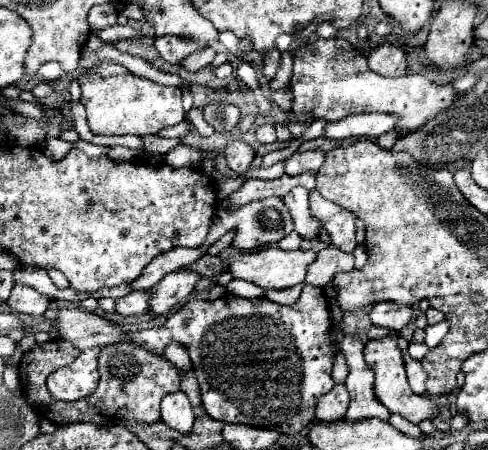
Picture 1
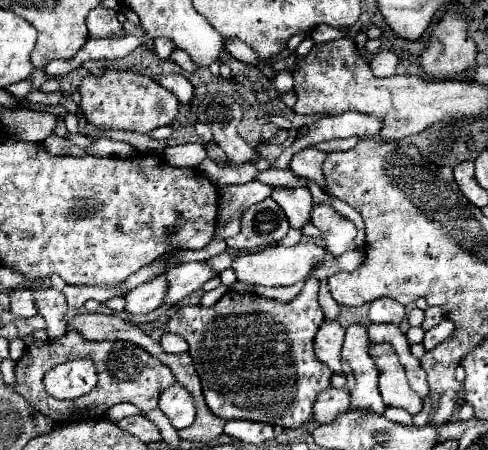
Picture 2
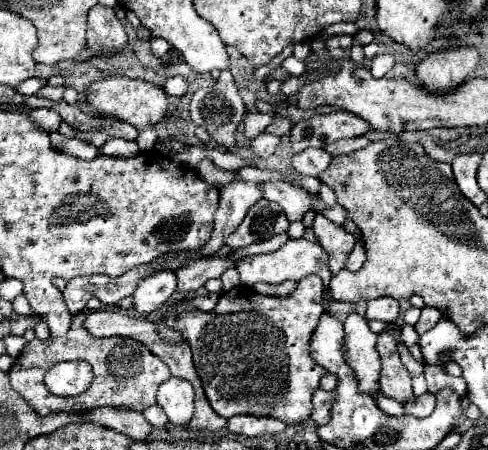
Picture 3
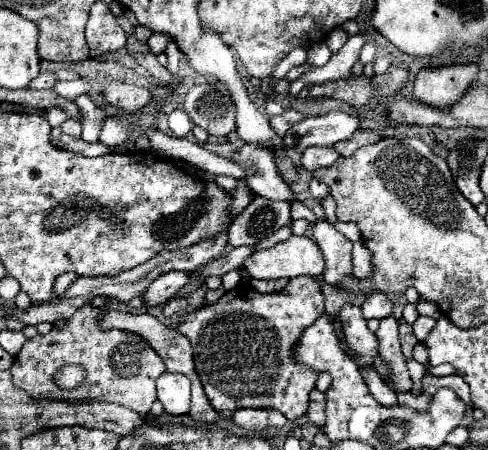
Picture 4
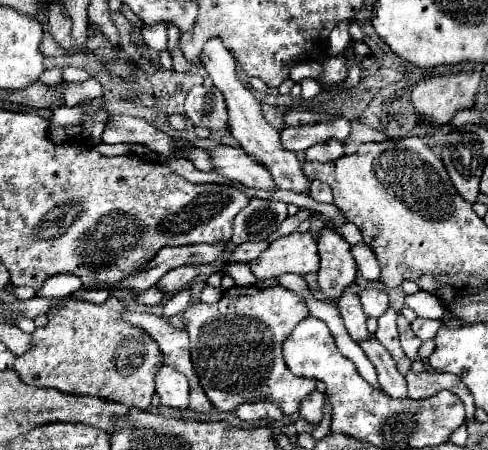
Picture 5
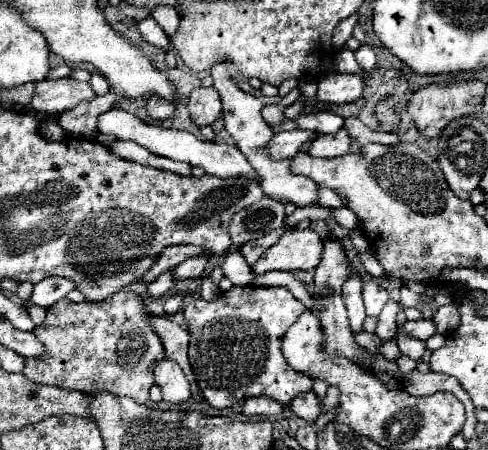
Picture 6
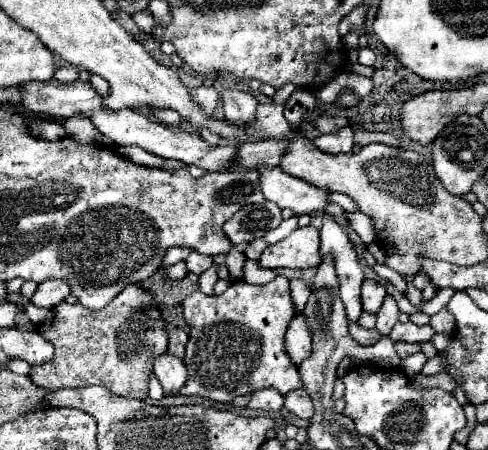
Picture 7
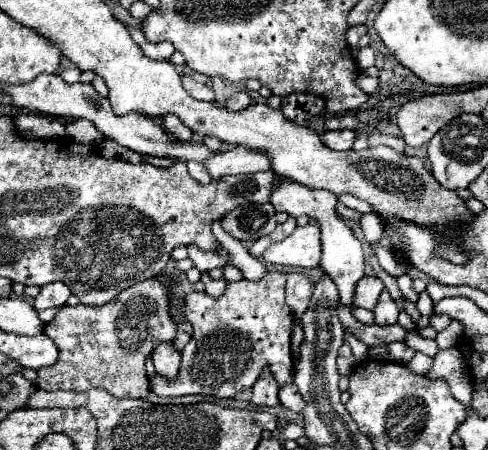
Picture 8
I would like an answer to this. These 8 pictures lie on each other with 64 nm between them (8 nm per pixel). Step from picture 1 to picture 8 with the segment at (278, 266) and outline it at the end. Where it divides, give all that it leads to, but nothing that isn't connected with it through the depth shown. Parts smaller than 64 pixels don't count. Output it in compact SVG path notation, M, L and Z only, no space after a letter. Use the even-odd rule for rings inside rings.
M306 224L304 228L296 228L286 240L272 244L262 258L272 264L296 266L296 268L318 268L320 266L320 228L314 224Z

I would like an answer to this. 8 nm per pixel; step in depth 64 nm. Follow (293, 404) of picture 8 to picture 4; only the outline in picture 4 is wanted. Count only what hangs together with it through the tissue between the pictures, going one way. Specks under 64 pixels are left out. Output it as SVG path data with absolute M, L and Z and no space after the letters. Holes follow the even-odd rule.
M320 390L310 392L310 402L308 402L308 420L314 422L316 426L322 426L326 420L326 398Z

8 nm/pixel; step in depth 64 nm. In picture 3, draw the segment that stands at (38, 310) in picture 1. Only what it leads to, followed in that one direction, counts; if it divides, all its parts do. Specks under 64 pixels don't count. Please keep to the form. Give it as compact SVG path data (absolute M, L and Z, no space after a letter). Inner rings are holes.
M24 294L16 296L16 300L12 302L12 306L14 306L14 312L20 314L20 316L30 316L32 314L32 308L30 308L30 304L28 304L28 300L26 300Z

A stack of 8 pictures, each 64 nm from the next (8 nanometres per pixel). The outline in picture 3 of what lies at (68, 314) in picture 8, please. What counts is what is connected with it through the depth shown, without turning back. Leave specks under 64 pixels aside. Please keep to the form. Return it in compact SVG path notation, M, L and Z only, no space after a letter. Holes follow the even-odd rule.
M80 312L72 318L70 330L62 338L48 338L38 340L34 338L28 342L16 358L16 364L10 370L10 384L12 388L24 396L24 400L42 416L50 412L82 412L92 410L100 406L132 406L138 410L146 410L152 404L156 404L156 390L158 386L168 380L172 374L164 362L148 352L144 344L138 340L122 338L122 336L110 336L110 338L96 338L84 328L84 316L86 312ZM64 360L86 360L92 364L94 380L90 388L78 396L56 396L48 392L44 384L44 374Z

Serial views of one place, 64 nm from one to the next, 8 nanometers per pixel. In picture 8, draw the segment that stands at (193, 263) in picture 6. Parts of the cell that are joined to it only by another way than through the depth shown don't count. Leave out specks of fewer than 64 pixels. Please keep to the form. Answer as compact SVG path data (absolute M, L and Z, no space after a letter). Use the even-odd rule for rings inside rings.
M188 246L188 258L194 262L194 266L200 272L204 272L204 270L208 272L208 270L214 270L214 268L224 268L228 264L224 254L200 252L200 248L196 248L196 246Z

